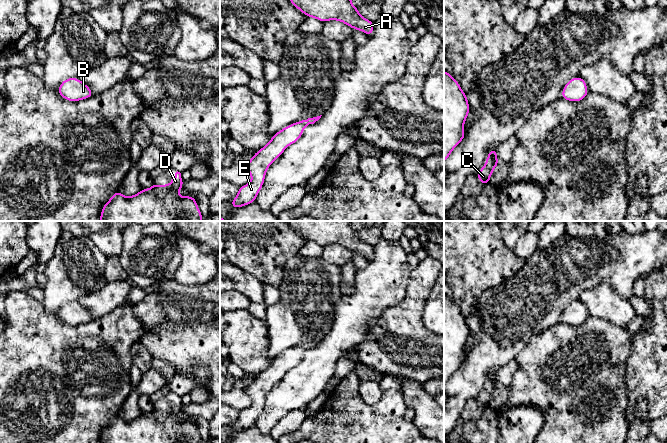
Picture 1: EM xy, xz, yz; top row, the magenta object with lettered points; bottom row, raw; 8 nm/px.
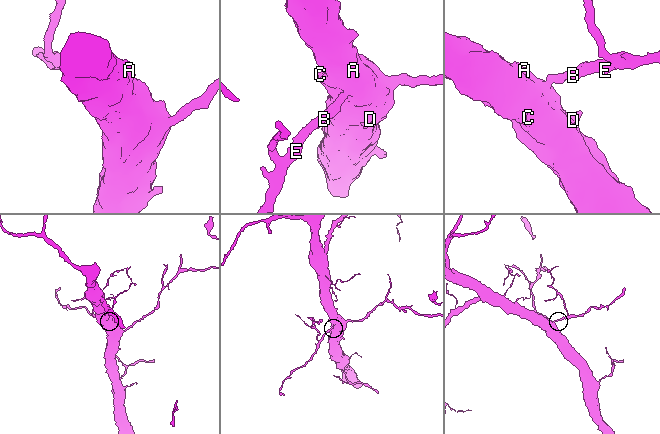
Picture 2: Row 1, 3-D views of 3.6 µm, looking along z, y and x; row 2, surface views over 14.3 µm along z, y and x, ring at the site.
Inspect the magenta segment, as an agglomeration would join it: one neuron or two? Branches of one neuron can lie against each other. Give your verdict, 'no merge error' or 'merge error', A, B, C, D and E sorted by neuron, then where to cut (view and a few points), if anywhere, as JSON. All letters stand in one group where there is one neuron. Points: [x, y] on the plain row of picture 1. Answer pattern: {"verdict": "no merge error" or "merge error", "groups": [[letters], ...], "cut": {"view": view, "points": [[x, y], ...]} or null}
{"verdict": "no merge error", "groups": [["A", "B", "C", "D", "E"]], "cut": null}

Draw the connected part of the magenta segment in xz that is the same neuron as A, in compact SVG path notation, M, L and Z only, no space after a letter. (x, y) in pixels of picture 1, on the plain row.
M288 221L288 223L306 241L313 241L321 246L338 244L368 260L374 257L374 247L359 238L358 231L351 227L351 221Z

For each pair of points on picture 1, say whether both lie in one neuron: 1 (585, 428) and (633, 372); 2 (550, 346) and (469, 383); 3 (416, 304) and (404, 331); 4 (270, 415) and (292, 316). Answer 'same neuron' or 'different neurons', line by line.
1: different neurons
2: different neurons
3: same neuron
4: different neurons

